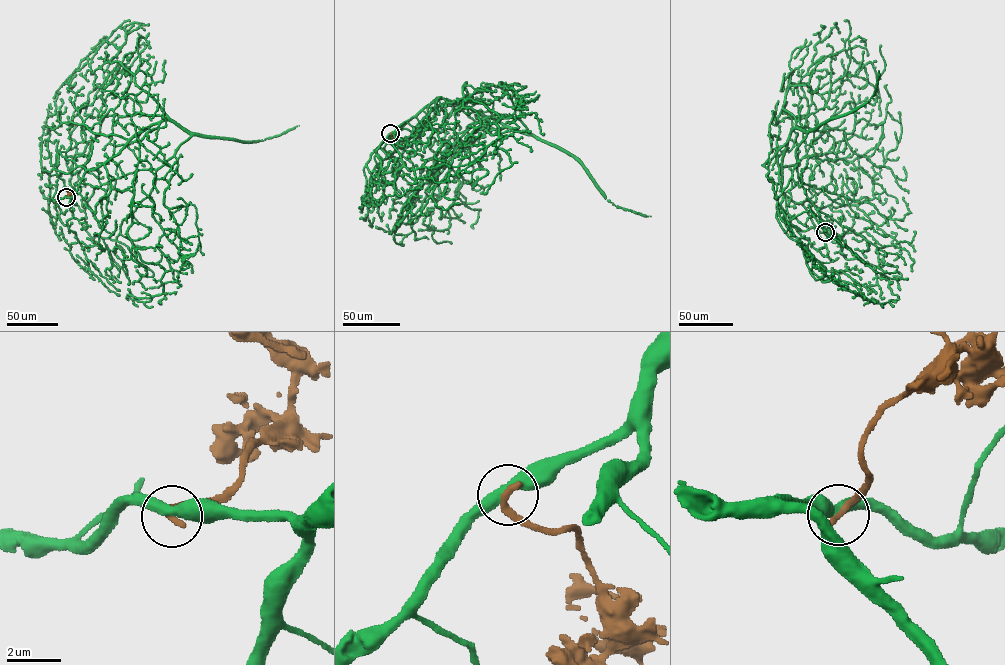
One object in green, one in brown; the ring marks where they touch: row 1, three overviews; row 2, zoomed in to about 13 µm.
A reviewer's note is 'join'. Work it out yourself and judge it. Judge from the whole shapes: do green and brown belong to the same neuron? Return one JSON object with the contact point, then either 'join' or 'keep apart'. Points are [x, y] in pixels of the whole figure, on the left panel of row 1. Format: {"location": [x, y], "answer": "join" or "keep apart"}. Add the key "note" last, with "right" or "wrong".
{"location": [66, 197], "answer": "keep apart", "note": "wrong"}

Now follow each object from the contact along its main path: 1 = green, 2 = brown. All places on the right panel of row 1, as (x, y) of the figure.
1: (825, 232), (781, 188), (788, 137), (777, 152), (776, 217), (803, 246), (809, 272), (875, 302), (896, 302)
2: (825, 232), (828, 220), (832, 224)

